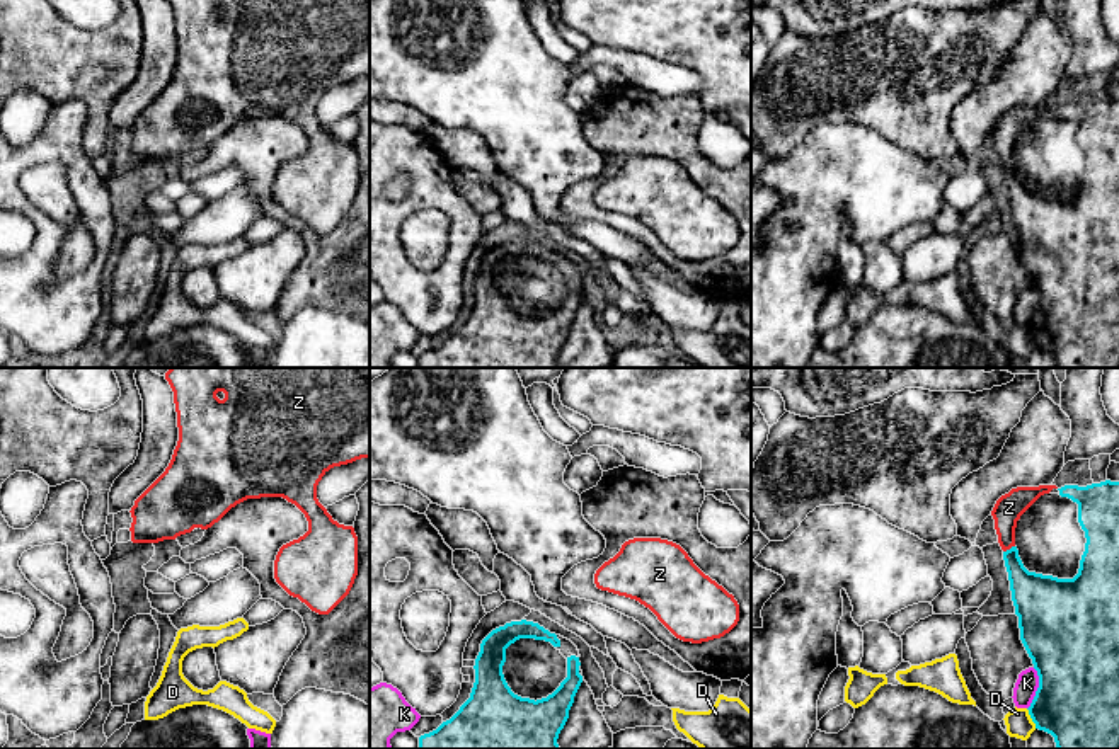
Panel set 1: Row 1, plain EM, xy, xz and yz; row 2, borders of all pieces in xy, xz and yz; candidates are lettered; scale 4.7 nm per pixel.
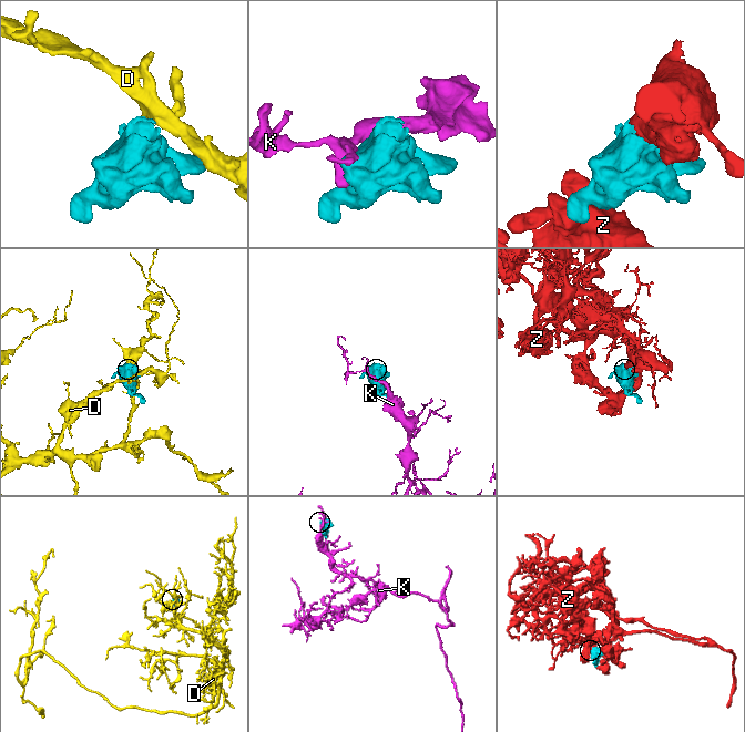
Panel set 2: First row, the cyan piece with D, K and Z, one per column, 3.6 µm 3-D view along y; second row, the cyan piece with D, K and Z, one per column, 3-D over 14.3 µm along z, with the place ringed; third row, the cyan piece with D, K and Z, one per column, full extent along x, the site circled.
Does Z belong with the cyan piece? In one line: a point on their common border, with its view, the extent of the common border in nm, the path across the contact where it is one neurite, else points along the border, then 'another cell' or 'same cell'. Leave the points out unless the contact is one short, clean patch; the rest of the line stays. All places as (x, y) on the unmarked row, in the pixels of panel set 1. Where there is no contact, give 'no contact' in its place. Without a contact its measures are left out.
yz (1010, 167) | 70 nm | same cell

